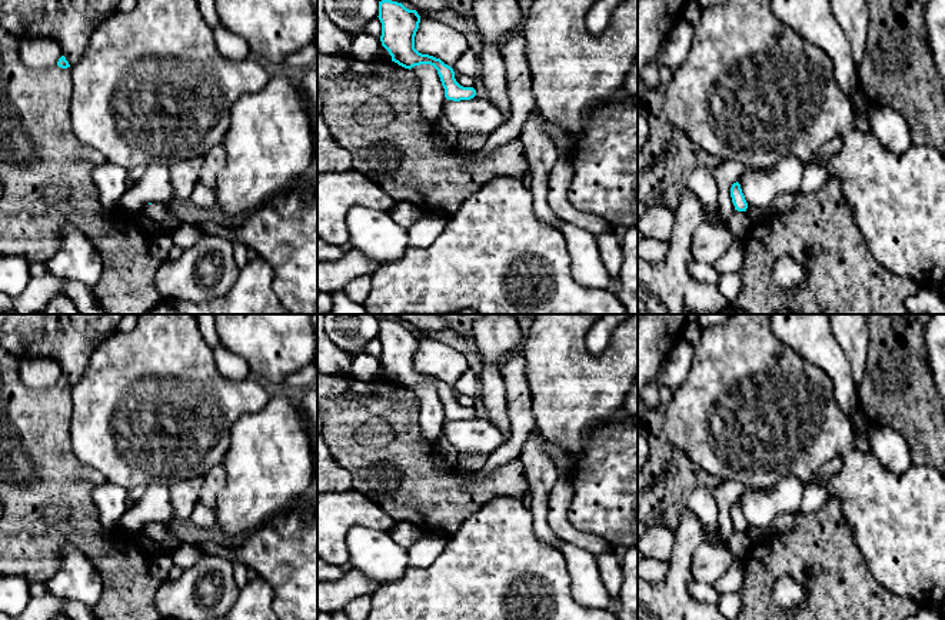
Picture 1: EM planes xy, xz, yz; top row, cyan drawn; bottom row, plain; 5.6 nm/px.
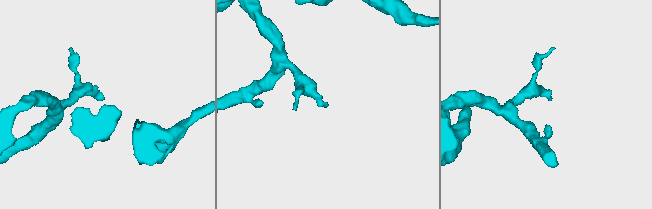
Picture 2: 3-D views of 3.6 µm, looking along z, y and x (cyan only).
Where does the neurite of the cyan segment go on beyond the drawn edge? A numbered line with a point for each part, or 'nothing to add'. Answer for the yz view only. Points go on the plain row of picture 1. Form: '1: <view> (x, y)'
1: yz (758, 536)

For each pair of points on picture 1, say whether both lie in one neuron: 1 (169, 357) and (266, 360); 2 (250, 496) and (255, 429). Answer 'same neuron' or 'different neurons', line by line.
1: different neurons
2: same neuron

